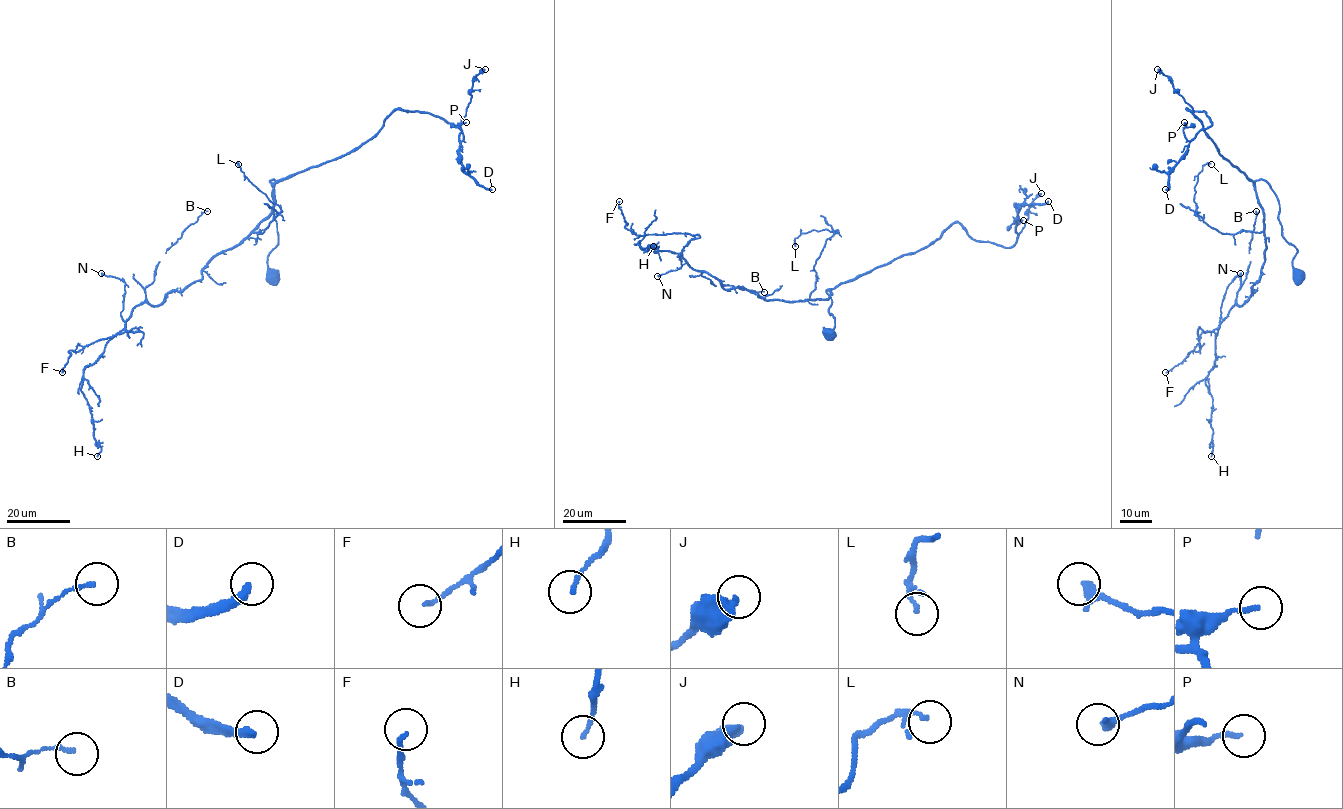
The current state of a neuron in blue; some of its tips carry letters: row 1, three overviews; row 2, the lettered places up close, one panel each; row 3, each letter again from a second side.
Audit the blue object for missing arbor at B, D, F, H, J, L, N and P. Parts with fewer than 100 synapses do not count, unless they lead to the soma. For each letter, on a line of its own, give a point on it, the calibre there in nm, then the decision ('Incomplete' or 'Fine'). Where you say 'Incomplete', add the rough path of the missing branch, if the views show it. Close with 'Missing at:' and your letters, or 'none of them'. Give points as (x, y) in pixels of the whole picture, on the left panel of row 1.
B: Place: (207, 211). Thickness 110 nm. Fine
D: Place: (492, 189). Thickness 280 nm. Incomplete
F: Place: (62, 372). Thickness 130 nm. Fine
H: Place: (97, 456). Thickness 120 nm. Fine
J: Place: (485, 69). Thickness 440 nm. Fine
L: Place: (238, 164). Thickness 100 nm. Fine
N: Place: (101, 273). Thickness 360 nm. Fine
P: Place: (466, 122). Thickness 150 nm. Fine
Missing at: D

